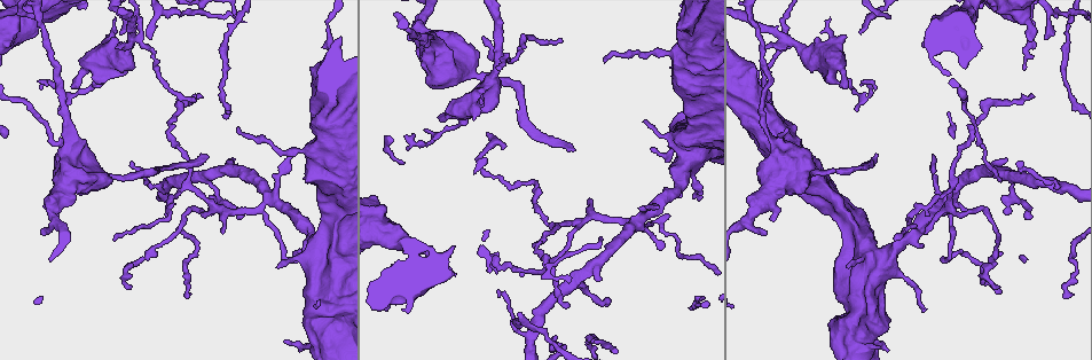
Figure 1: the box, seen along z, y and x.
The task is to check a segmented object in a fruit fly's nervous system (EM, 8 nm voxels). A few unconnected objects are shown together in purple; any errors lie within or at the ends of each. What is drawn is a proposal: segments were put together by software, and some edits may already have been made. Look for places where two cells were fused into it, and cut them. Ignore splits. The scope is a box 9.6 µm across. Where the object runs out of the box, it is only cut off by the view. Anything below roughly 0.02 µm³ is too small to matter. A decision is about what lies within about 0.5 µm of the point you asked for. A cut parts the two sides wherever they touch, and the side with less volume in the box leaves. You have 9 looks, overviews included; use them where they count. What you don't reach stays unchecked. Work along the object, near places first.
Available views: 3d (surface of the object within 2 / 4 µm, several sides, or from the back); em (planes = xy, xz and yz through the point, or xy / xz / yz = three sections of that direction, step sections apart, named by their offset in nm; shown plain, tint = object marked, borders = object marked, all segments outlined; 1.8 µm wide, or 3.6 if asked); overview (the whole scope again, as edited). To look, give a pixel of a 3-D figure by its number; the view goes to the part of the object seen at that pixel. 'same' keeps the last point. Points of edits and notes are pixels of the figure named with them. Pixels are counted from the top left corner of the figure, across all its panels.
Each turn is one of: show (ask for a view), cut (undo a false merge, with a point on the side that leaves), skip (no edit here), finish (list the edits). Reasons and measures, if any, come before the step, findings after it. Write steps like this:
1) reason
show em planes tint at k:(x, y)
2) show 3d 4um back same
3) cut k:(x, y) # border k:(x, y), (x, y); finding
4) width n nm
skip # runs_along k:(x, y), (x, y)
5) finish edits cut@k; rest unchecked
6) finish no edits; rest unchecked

touches itself
show 3d 4um at 1:(693, 61)

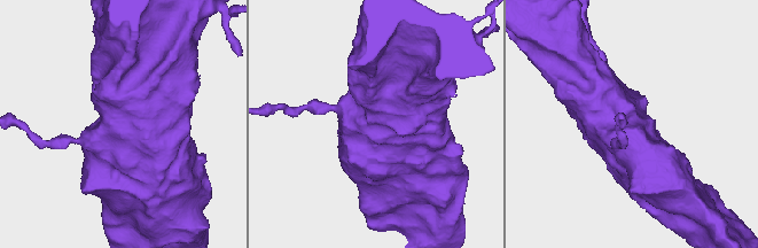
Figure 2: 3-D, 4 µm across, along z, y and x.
now the EM
show em 3.6um planes plain at 2:(121, 140)

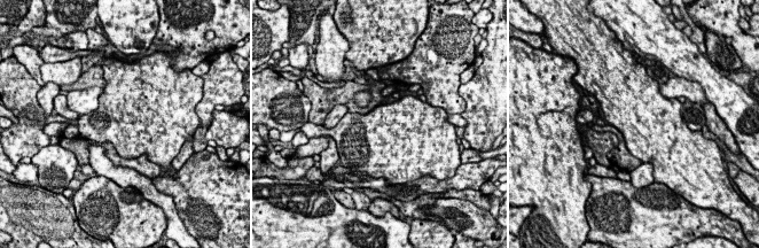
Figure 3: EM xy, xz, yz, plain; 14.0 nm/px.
show em 3.6um planes borders same

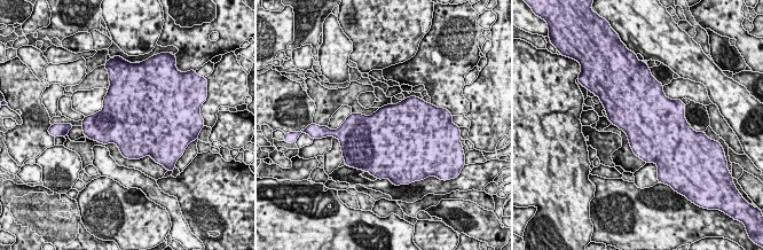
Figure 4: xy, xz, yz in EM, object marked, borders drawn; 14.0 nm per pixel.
skip # one cell here

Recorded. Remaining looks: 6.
looks like a crossing
show em xy step 4 tint at 1:(270, 198)

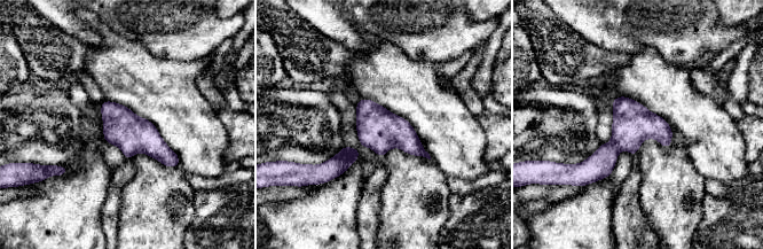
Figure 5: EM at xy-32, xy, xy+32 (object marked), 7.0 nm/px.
another direction
show em planes tint same

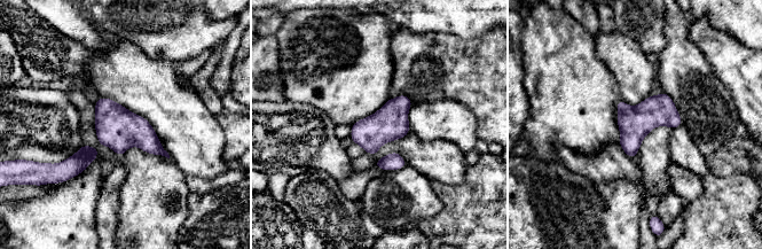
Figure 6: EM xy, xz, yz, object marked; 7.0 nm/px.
skip # one cell here

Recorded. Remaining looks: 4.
show em 3.6um planes plain at 1:(866, 346)

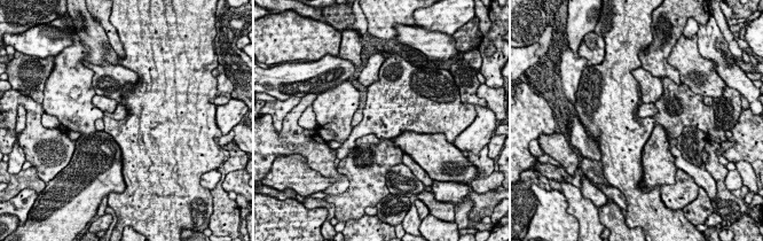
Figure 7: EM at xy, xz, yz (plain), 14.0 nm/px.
show em 3.6um planes tint same

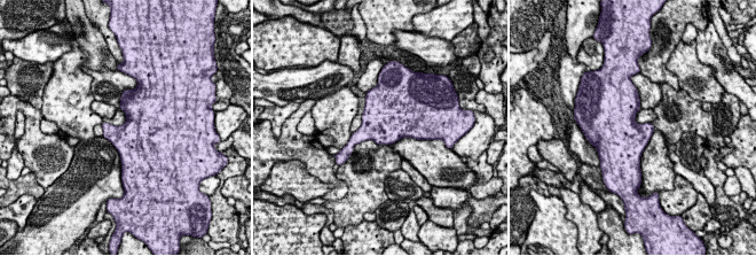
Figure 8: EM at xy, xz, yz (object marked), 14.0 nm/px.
skip # all the same cell

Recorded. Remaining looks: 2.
finish no edits; rest unchecked

